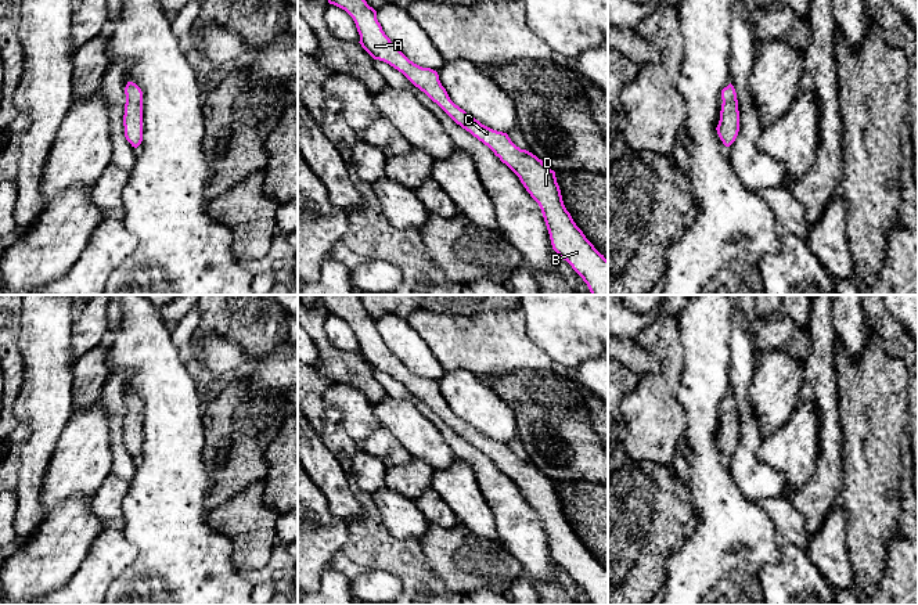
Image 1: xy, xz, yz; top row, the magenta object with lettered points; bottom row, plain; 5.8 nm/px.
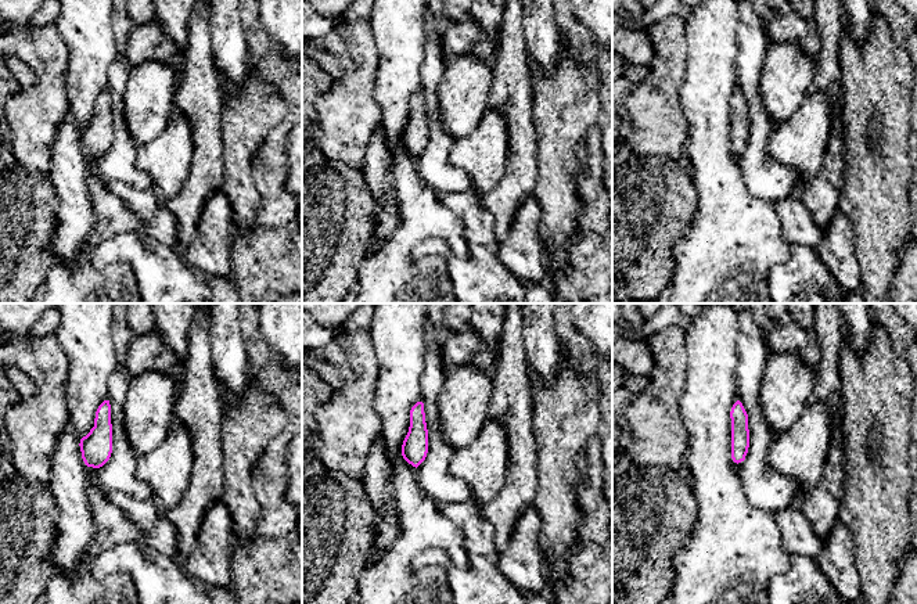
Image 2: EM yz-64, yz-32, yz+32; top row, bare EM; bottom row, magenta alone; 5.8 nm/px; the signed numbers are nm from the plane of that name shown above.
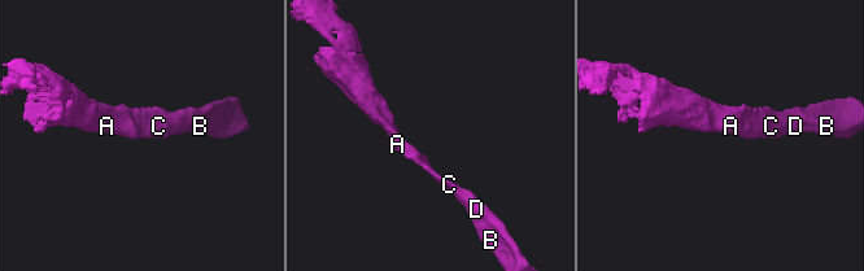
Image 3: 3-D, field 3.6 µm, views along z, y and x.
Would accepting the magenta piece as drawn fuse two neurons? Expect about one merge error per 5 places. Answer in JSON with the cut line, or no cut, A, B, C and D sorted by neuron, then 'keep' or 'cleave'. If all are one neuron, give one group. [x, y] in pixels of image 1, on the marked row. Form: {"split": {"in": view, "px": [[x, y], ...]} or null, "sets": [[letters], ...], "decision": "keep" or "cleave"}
{"split": null, "sets": [["A", "B", "C", "D"]], "decision": "keep"}

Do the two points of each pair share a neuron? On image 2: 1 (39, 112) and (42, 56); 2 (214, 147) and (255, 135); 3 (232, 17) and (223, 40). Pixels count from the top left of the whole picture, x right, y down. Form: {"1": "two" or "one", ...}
{"1": "one", "2": "two", "3": "one"}

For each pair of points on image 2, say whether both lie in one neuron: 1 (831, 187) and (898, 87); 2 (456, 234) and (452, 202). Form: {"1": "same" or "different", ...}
{"1": "different", "2": "different"}

